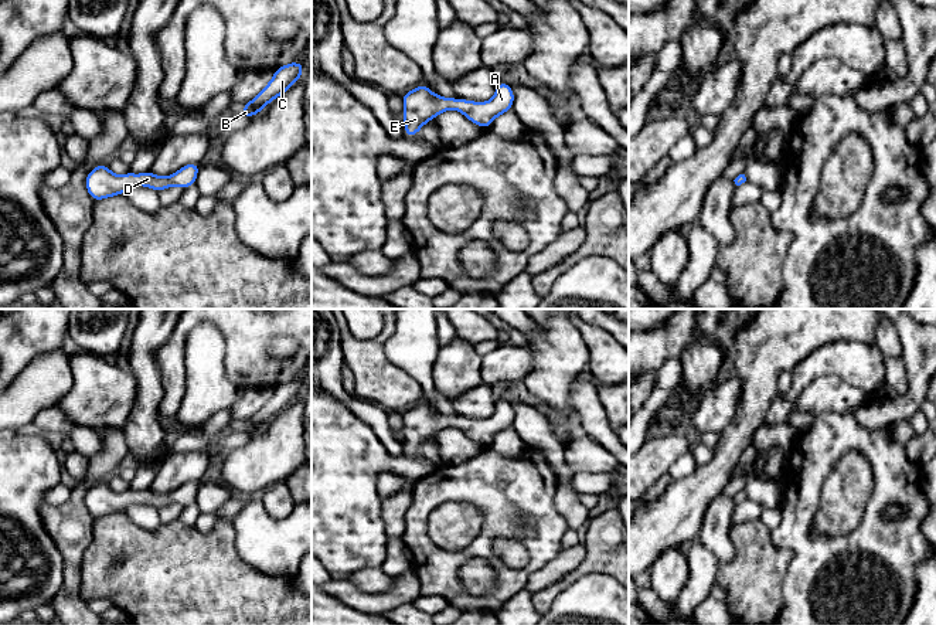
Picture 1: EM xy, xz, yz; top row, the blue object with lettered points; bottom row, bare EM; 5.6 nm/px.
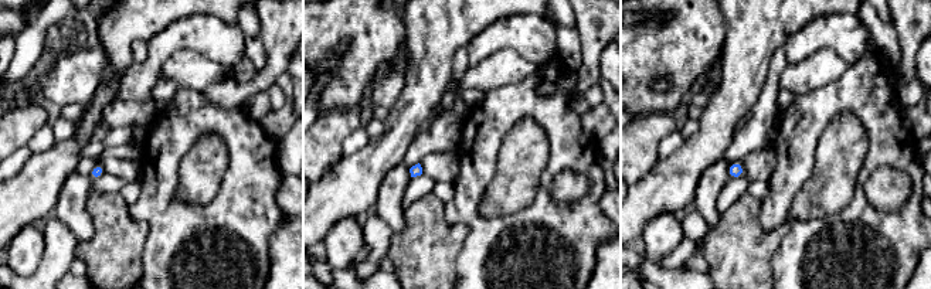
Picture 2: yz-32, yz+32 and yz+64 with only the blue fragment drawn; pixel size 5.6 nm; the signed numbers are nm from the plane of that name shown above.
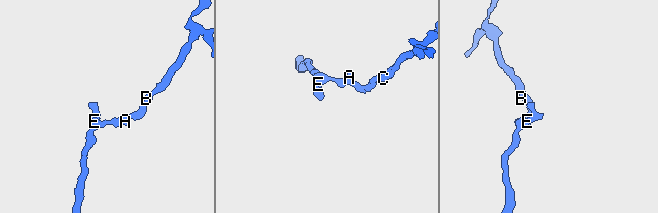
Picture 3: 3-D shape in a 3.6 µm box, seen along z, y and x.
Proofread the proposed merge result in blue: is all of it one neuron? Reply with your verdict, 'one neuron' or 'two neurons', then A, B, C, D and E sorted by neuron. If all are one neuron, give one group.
one neuron | A B C D E

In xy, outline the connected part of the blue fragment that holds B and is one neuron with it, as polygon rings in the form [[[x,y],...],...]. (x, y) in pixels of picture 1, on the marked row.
[[[296,61],[276,68],[270,82],[241,109],[241,116],[251,118],[259,113],[270,101],[276,99],[296,81],[299,81],[302,78],[303,69],[303,64]]]

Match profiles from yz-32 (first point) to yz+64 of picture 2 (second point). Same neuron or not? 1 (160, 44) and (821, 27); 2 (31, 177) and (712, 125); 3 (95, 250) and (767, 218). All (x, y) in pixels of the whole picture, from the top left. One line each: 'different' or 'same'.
1: same
2: same
3: different

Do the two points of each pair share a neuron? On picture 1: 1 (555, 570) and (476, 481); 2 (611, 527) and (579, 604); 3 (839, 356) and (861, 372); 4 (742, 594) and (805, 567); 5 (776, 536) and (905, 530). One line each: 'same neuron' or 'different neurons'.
1: different neurons
2: different neurons
3: same neuron
4: different neurons
5: same neuron

